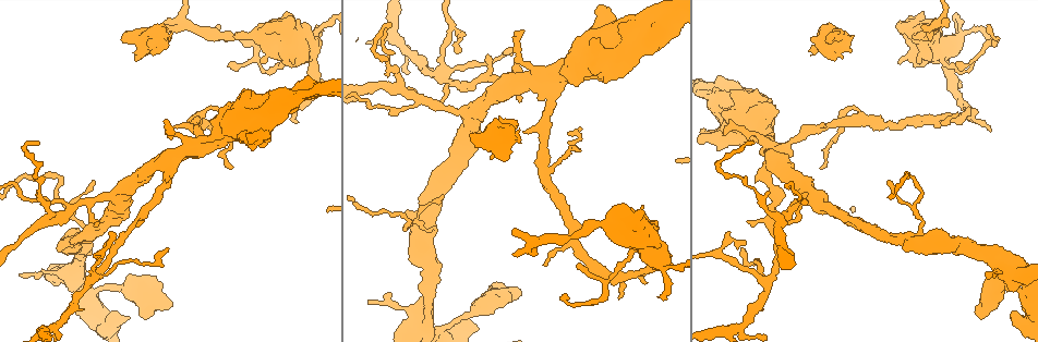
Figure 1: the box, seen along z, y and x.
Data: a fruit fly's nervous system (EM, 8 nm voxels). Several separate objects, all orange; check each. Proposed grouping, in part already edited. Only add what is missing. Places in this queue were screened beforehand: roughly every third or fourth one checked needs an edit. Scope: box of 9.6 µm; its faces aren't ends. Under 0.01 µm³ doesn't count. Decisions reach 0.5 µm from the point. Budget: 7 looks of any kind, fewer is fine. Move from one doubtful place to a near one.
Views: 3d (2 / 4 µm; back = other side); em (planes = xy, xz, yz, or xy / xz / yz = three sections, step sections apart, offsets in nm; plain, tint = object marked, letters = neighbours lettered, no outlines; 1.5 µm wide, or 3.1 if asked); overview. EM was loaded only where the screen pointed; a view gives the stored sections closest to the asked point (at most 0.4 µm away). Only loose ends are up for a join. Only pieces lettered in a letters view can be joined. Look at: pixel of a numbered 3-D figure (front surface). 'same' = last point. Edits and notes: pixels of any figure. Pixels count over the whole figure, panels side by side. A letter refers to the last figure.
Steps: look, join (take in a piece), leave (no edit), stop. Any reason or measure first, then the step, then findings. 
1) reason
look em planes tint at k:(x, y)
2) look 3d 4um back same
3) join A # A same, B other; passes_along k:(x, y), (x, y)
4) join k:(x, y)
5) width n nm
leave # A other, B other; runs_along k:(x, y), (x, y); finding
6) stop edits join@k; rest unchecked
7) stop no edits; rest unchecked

thin end
look em yz step 8 letters at 1:(723, 133)

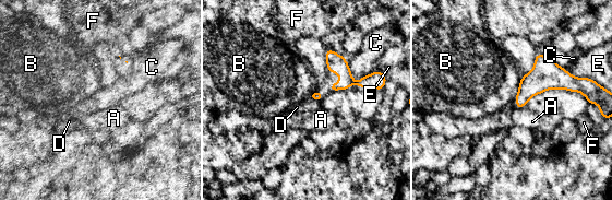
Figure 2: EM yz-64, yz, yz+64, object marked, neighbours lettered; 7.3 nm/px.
leave # A other, B other, C other, D other, E other, F other; border 2:(313, 92), (310, 95), (312, 100); none of them fits

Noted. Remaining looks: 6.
an open end
look 3d 2um at 1:(173, 125)

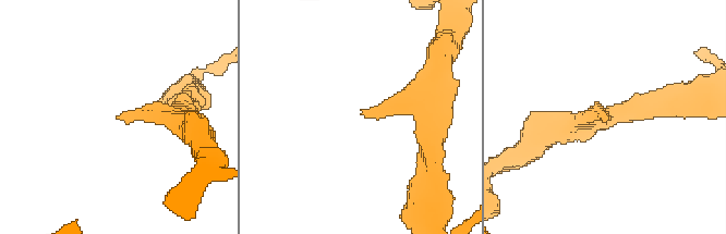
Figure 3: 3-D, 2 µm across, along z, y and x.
look em planes plain at 3:(604, 118)

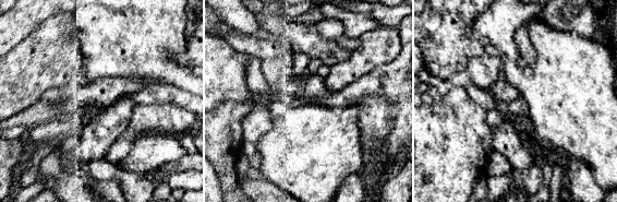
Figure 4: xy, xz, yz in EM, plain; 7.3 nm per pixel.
look em planes letters same

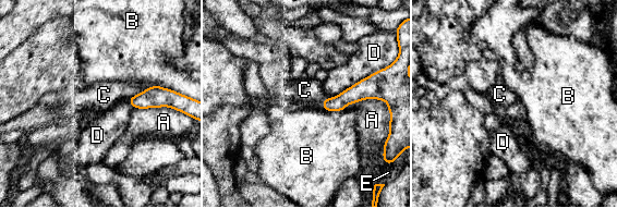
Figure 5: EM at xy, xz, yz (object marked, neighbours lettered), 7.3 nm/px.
width 120 nm
leave # A other, B other, C other, D other, E other; runs_along 5:(132, 100), (173, 99), (188, 111); none of them fits

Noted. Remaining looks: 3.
stops while still wide
look 3d 4um at 1:(136, 60)

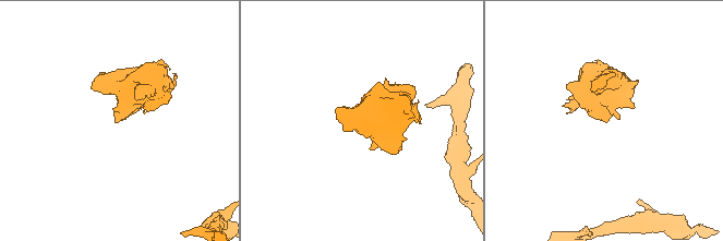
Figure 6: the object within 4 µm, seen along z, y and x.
look em planes plain at 6:(618, 117)

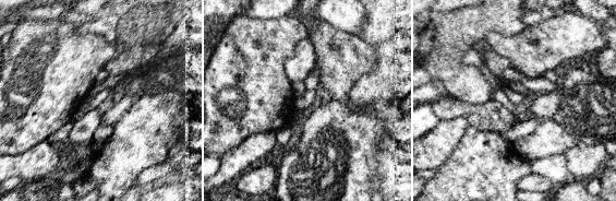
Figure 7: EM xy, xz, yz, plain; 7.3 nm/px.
look em planes letters same

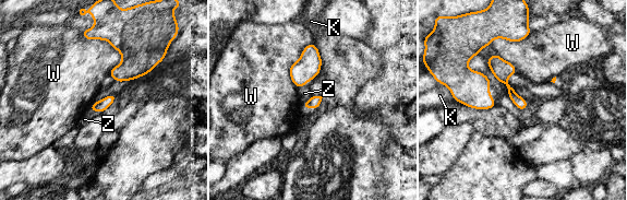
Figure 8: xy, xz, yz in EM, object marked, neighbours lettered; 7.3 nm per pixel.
leave # K other, W other, Z other; border 8:(311, 96), (302, 103); no lettered piece goes on from it

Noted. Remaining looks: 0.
stop no edits; rest unchecked

